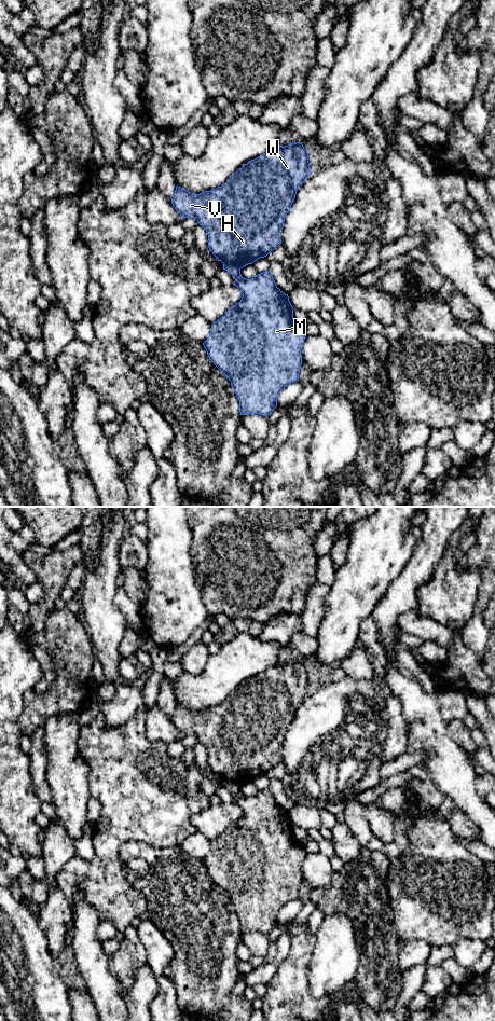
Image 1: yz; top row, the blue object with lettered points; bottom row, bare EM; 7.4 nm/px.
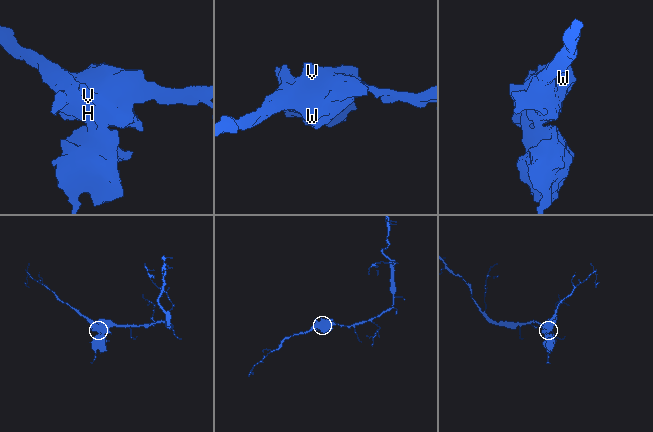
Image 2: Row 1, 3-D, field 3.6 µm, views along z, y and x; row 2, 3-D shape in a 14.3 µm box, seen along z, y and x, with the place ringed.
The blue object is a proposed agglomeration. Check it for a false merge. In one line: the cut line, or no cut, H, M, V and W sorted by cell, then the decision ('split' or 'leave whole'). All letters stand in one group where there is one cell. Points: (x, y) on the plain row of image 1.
yz (223, 780), (230, 780), (239, 786) | H V W / M | split

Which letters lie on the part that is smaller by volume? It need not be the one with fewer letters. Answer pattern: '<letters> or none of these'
M

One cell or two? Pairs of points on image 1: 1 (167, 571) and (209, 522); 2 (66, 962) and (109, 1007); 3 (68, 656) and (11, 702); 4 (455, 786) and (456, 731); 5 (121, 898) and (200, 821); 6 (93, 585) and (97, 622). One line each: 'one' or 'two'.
1: two
2: two
3: two
4: two
5: two
6: one

